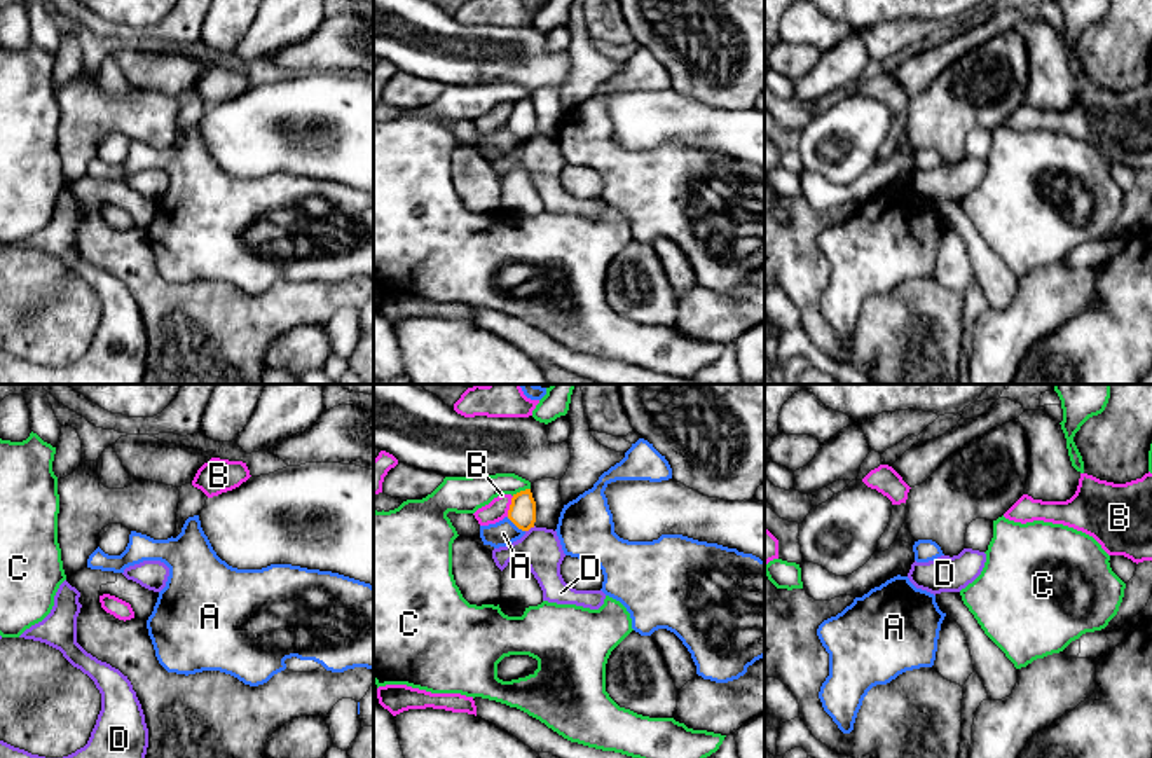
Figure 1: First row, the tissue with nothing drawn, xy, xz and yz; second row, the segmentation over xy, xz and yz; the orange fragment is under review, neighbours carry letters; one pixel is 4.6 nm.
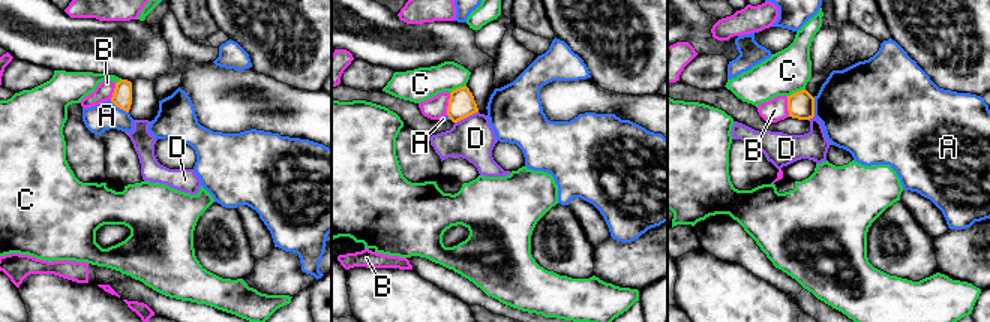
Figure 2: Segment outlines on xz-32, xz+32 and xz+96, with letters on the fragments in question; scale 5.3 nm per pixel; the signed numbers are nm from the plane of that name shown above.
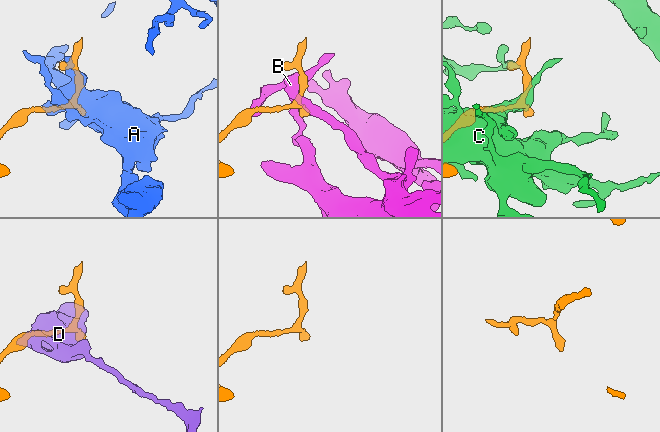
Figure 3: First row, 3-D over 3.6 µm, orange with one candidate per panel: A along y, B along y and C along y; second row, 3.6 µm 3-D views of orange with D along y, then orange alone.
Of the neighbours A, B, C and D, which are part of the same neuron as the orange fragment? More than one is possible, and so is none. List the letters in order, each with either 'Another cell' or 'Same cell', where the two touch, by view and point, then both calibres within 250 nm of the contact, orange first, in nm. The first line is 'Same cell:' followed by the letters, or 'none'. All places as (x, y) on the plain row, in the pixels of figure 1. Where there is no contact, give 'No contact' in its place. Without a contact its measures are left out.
Same cell: none
A: Another cell. Touches orange at xz (515, 133). Thickness 130 nm (orange) against 120 nm
B: Another cell. Touches orange at xz (510, 116). Thickness 130 nm (orange) against 100 nm
C: Another cell. Touches orange at xz (521, 100). Thickness 130 nm (orange) against 170 nm
D: Another cell. Touches orange at xz (529, 137). Thickness 130 nm (orange) against 190 nm

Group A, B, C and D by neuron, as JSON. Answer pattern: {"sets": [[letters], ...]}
{"sets": [["A"], ["B"], ["C"], ["D"]]}

